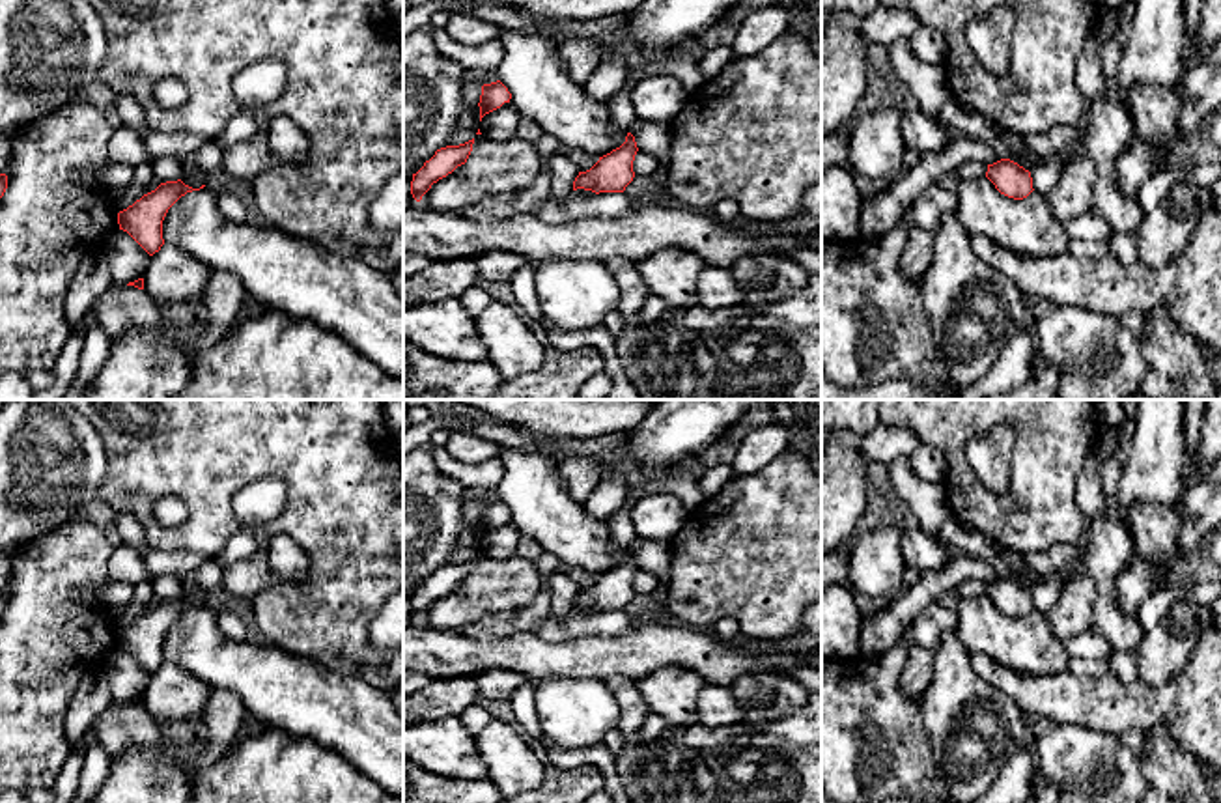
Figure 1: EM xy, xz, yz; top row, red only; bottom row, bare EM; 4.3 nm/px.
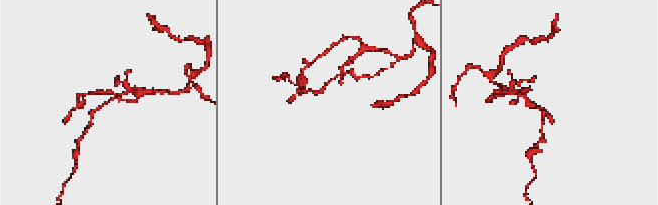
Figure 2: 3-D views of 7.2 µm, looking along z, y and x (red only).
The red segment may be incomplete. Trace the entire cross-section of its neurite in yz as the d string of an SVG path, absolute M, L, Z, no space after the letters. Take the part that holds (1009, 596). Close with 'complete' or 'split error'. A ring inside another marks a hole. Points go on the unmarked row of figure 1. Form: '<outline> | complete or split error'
M1010 577L988 583L986 596L1001 613L1014 618L1023 618L1034 609L1031 590Z | complete

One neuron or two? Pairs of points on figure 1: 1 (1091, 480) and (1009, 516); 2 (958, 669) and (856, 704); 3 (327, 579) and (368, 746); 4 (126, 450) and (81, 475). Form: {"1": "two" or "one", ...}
{"1": "two", "2": "two", "3": "two", "4": "two"}

